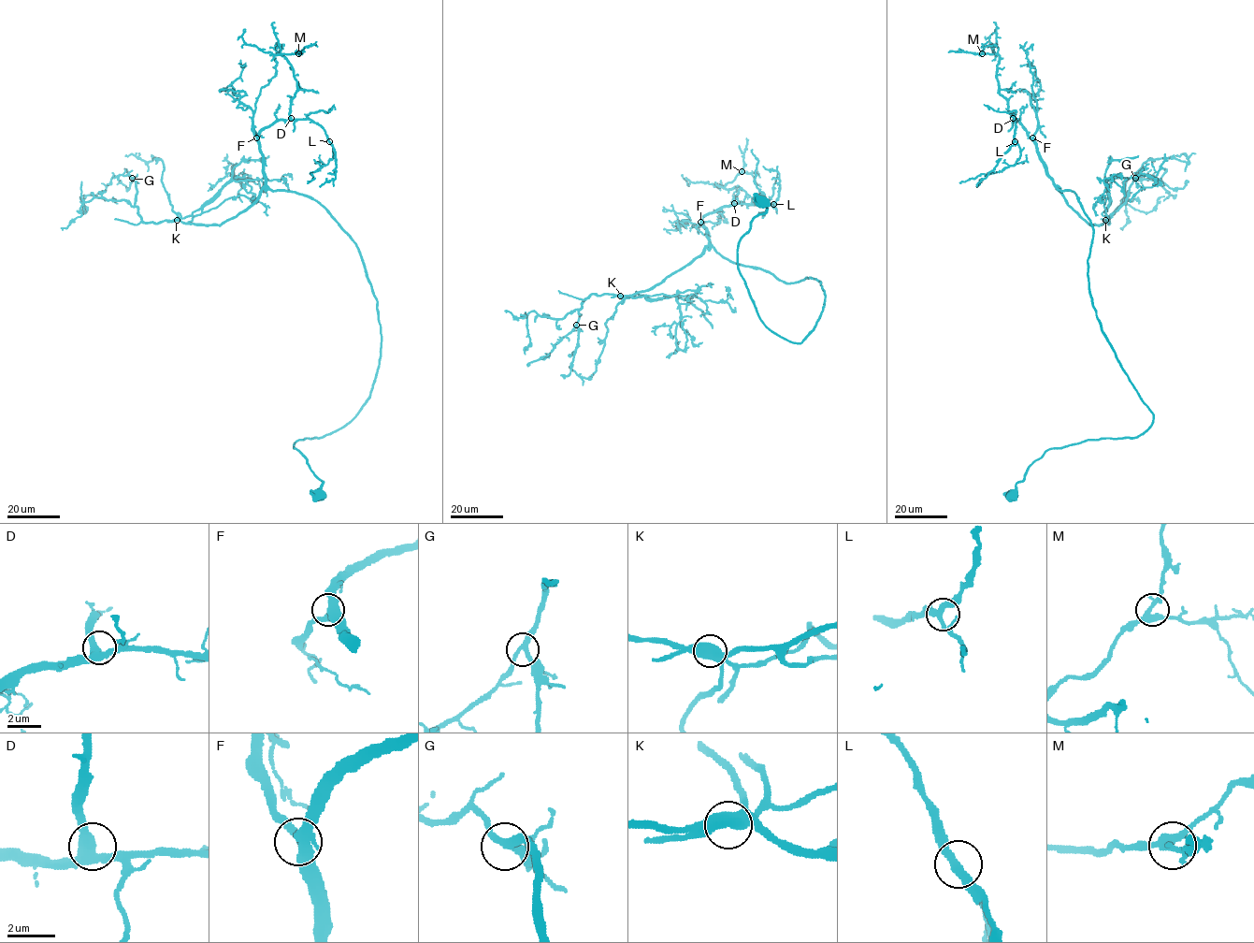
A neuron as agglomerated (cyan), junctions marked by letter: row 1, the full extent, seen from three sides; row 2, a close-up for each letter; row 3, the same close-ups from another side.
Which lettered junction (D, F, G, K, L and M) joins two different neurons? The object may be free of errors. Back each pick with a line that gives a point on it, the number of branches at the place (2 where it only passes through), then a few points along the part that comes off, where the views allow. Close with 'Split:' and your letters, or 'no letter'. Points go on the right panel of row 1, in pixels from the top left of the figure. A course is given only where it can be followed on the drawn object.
K: at (1105, 220); 3 branches meet; foreign part runs (1105, 220), (1108, 218), (1102, 213), (1109, 204), (1105, 180), (1112, 180), (1104, 178), (1104, 184), (1110, 191)
Split: K

